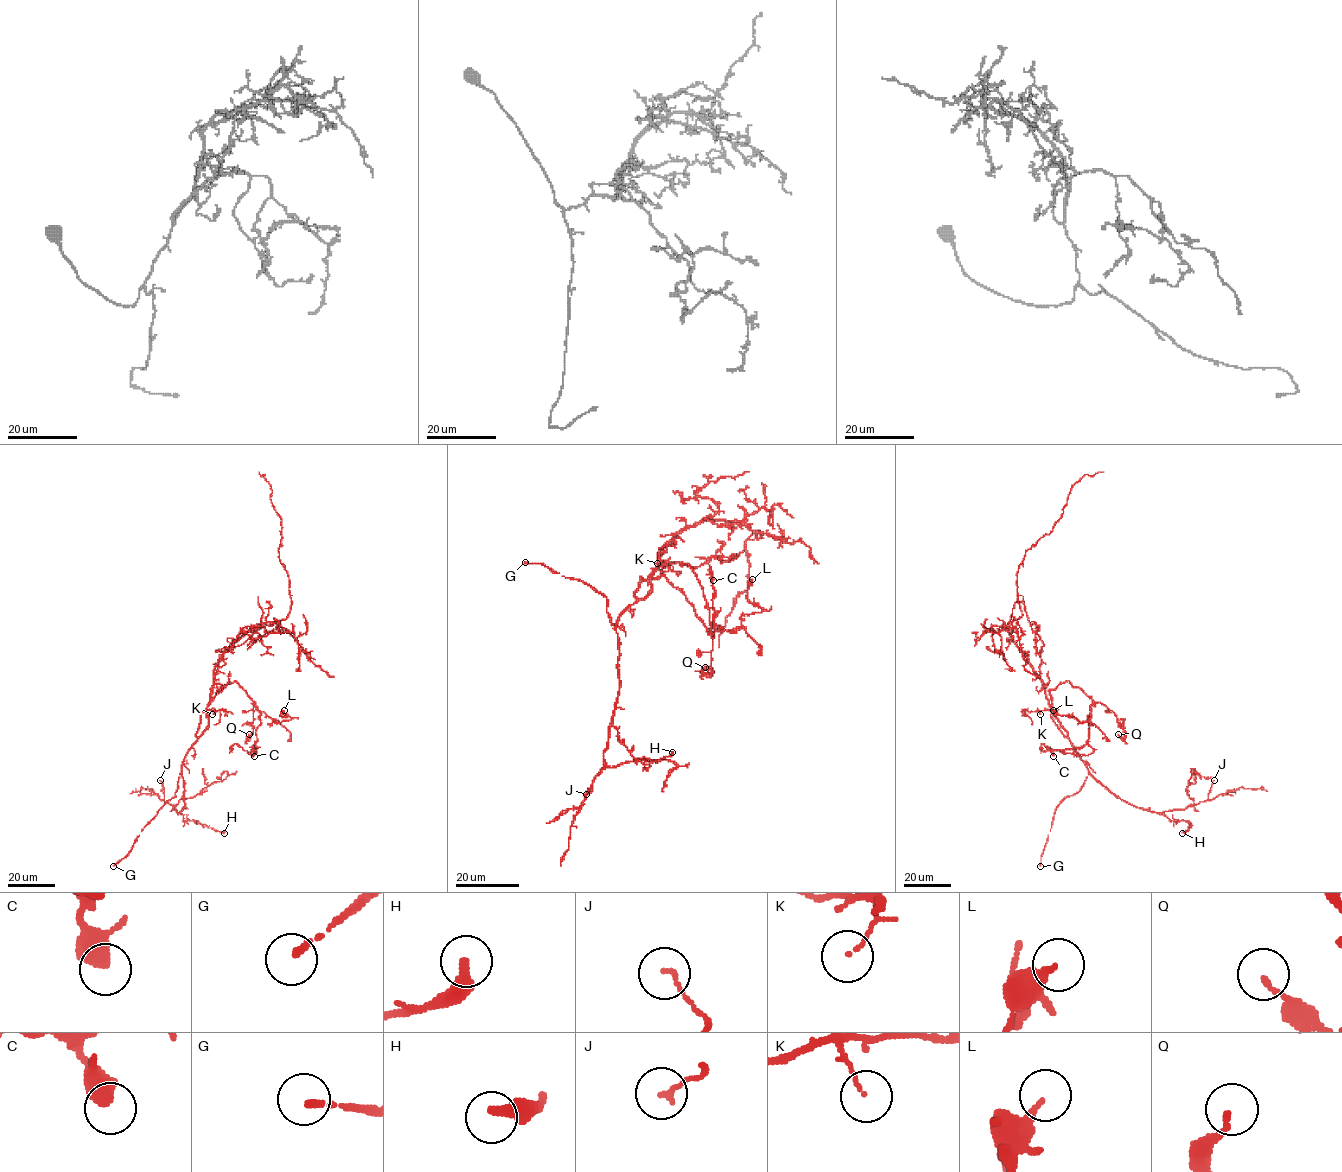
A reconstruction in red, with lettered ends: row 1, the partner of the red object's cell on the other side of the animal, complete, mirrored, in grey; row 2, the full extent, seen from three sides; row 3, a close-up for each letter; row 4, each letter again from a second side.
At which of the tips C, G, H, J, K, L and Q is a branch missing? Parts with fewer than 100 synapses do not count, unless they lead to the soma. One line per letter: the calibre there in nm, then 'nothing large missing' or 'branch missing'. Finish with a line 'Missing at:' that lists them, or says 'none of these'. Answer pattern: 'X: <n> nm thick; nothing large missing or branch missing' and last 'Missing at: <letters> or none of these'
C: 420 nm thick; nothing large missing
G: 180 nm thick; branch missing
H: 400 nm thick; nothing large missing
J: 120 nm thick; nothing large missing
K: 80 nm thick; nothing large missing
L: 190 nm thick; nothing large missing
Q: 140 nm thick; nothing large missing
Missing at: G

